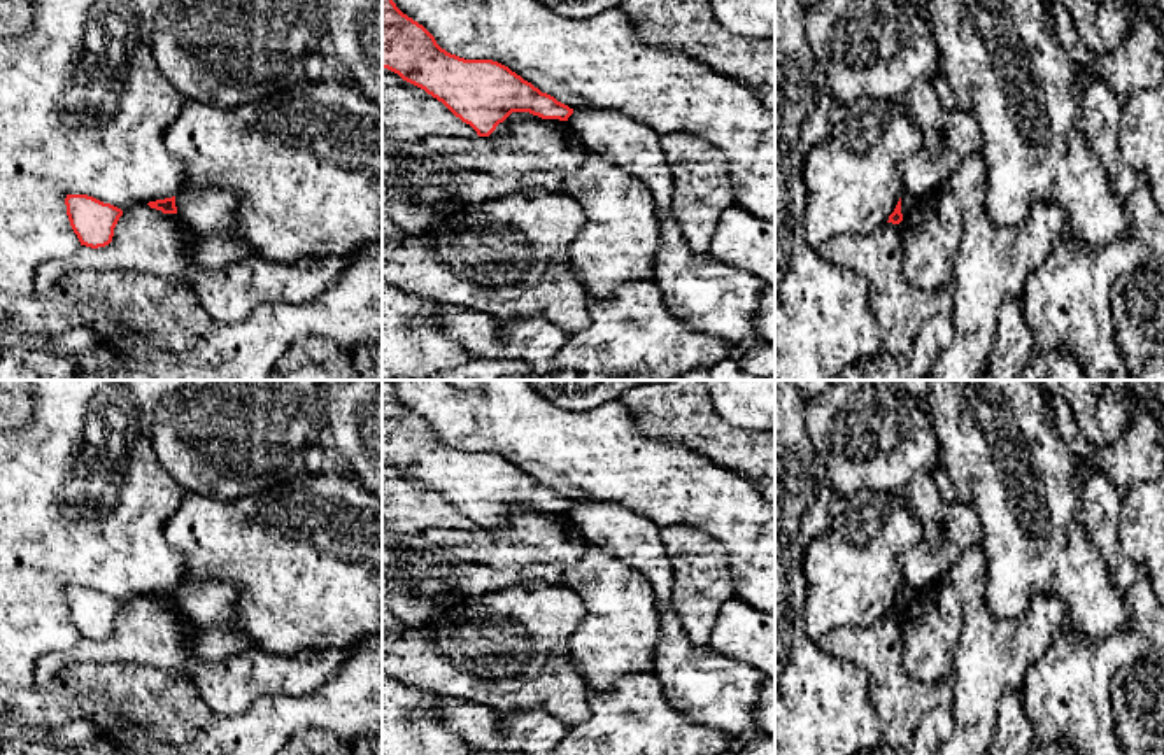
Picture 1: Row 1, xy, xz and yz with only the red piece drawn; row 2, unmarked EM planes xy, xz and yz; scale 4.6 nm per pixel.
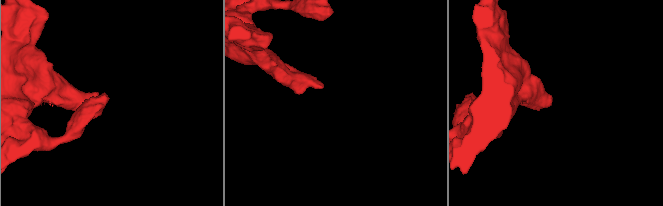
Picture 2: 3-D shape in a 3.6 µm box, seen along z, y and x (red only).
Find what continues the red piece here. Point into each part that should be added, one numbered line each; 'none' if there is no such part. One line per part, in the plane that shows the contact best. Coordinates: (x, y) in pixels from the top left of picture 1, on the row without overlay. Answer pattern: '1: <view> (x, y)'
none

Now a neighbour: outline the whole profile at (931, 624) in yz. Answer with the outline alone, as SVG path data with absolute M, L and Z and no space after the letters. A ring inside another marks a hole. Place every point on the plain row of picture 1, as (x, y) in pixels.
M945 580L919 590L899 615L903 669L924 683L941 683L954 673L952 646L962 631L962 606Z

